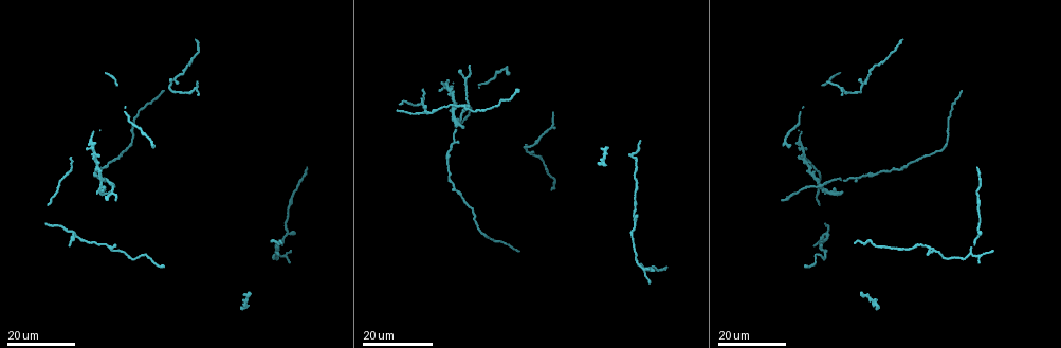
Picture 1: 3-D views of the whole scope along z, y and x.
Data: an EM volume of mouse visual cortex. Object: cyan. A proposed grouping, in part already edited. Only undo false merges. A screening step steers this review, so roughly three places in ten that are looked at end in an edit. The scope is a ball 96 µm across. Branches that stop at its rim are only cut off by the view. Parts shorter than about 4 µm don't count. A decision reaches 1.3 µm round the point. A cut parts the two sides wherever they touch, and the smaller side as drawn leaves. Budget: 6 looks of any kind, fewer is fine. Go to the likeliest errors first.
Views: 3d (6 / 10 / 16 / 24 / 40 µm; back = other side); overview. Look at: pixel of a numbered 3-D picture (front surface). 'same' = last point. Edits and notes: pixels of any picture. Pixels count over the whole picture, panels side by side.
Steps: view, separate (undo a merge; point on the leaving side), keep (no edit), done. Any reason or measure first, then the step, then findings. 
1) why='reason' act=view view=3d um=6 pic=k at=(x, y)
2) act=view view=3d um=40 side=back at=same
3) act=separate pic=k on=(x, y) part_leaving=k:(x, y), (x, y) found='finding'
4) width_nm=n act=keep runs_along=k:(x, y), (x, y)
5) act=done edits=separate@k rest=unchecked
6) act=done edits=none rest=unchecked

act=view view=3d um=16 pic=1 at=(863, 83)

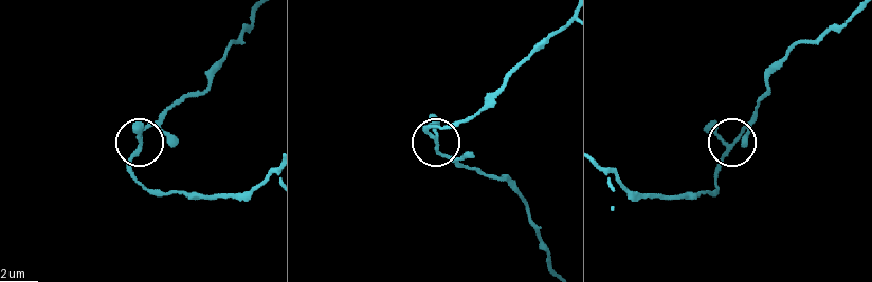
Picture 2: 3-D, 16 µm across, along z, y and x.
act=view view=3d um=10 pic=2 at=(728, 151)

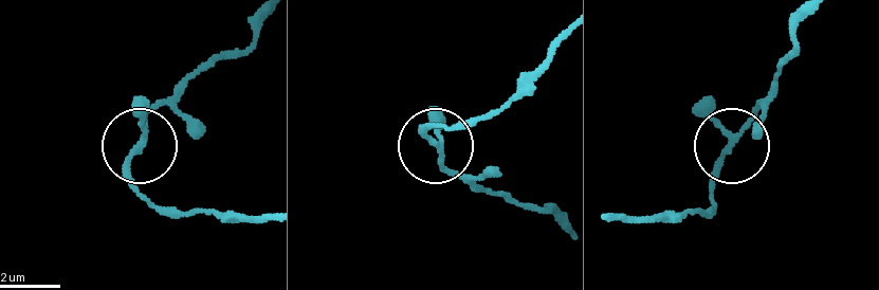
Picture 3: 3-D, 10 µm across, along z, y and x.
width_nm=160 act=keep found='all the same neuron'

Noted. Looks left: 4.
why='three-way junction' act=view view=3d um=16 pic=1 at=(971, 253)

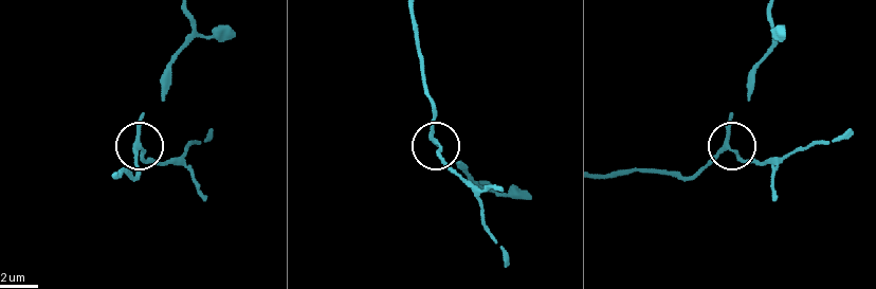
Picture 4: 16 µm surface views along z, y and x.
act=view view=3d um=10 pic=4 at=(137, 143)

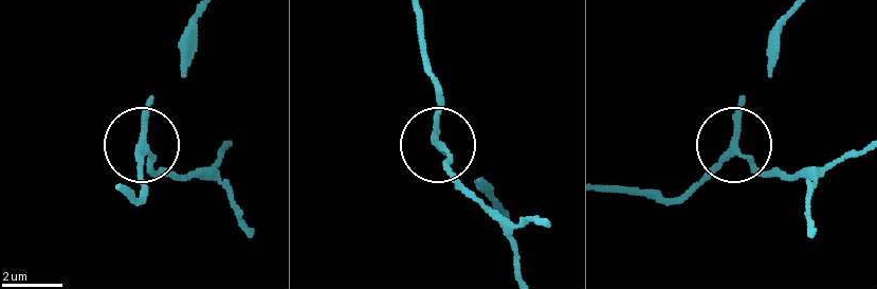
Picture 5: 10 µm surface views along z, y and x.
arms=3 act=keep runs_along=5:(119, 188), (142, 194), (142, 148), (157, 172), (177, 179) found='one neuron here'

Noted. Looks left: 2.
why='small branch off a trunk' act=view view=3d um=24 pic=1 at=(72, 231)

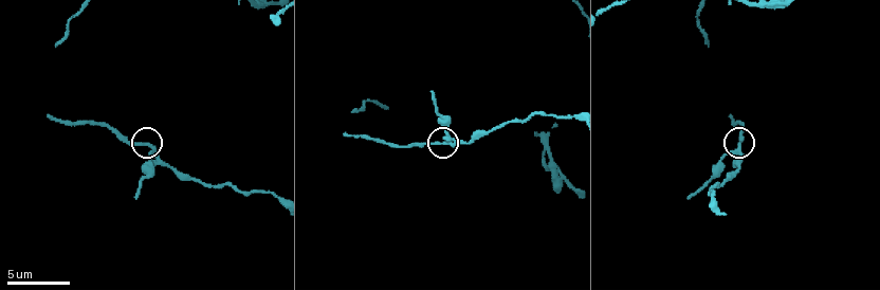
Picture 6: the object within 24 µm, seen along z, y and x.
act=view view=3d um=6 pic=6 at=(735, 150)

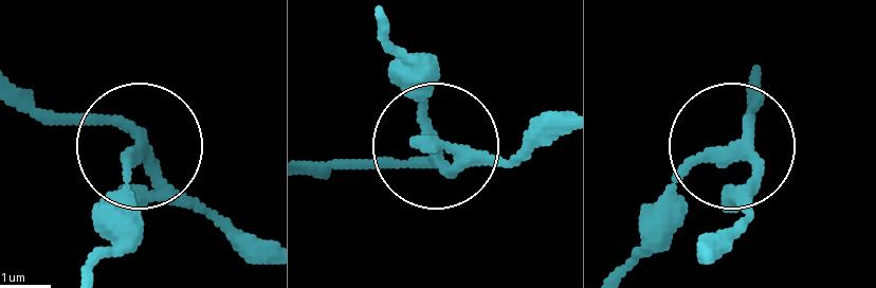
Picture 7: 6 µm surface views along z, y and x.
arms=3 act=keep runs_along=7:(696, 258), (743, 212), (747, 157), (709, 152), (650, 216) found='all the same neuron'

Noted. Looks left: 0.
act=done edits=none rest=unchecked

